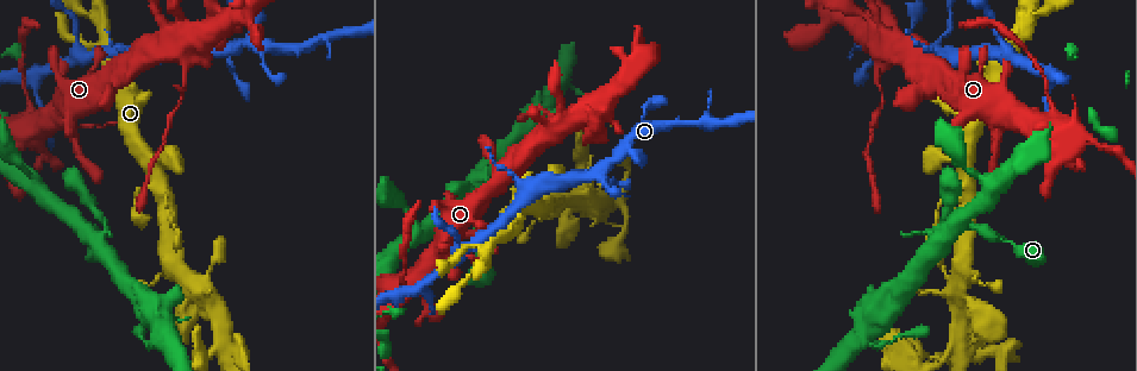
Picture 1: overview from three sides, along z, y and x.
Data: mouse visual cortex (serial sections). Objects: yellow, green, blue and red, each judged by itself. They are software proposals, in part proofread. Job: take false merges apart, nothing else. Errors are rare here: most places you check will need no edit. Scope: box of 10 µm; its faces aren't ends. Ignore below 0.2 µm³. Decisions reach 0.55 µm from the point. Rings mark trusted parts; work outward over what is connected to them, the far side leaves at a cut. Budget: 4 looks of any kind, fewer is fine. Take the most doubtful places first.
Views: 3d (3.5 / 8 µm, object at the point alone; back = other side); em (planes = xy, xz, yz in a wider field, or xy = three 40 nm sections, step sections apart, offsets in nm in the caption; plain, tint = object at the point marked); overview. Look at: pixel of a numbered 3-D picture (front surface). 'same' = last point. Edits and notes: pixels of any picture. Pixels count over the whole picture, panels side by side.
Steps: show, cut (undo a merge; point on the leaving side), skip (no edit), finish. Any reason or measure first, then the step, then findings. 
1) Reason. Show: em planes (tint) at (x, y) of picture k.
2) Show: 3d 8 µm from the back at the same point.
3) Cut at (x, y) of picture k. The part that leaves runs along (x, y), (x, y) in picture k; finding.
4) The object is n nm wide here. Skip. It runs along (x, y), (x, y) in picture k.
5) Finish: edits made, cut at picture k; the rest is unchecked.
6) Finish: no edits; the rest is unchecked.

Show: 3d 3.5 µm at (600, 170) of picture 1.

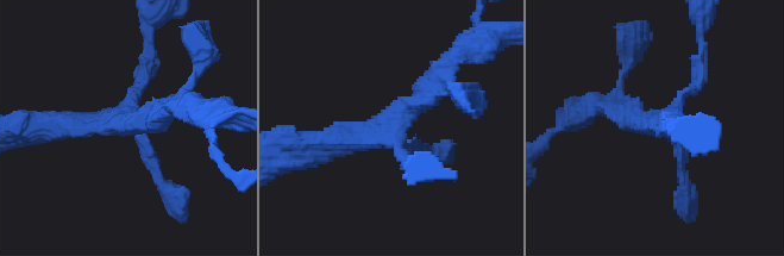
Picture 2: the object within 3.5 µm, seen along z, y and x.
Show: em xy step 5 (tint) at (119, 122) of picture 2.

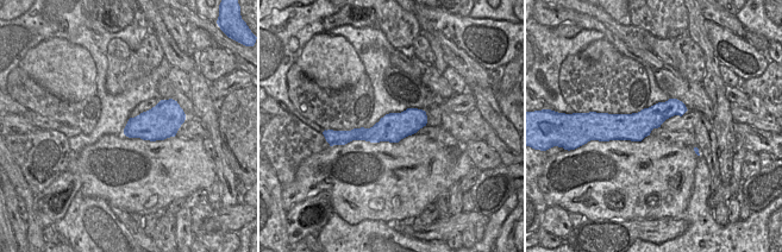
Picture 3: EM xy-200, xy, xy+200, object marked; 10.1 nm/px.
Skip. It runs along (443, 68), (374, 135), (311, 144) in picture 2; one cell here.

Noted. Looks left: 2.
Branch point. Show: 3d 3.5 µm from the back at (463, 250) of picture 1.

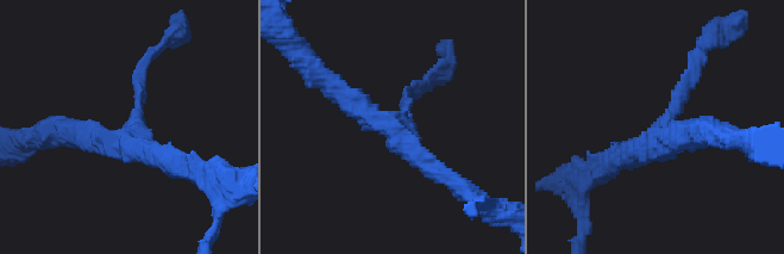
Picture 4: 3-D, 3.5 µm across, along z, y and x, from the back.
3 arms meet here; the arms are 150, 250, 300 nm wide. Show: em xy step 2 (tint) at (658, 148) of picture 4.

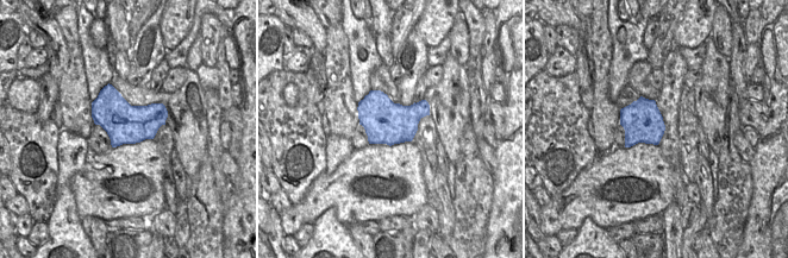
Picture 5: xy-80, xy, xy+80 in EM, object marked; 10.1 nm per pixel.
Skip. It runs along (326, 81), (447, 179) in picture 4; one cell here.

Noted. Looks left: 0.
Finish: no edits; the rest is unchecked.

